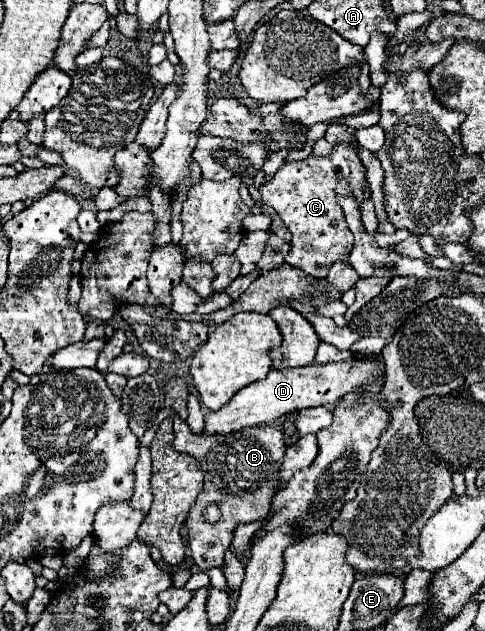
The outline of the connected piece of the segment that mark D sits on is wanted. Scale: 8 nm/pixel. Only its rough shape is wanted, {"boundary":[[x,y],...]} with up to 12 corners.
{"boundary":[[379,360],[271,370],[207,414],[227,434],[337,404],[375,380]]}

